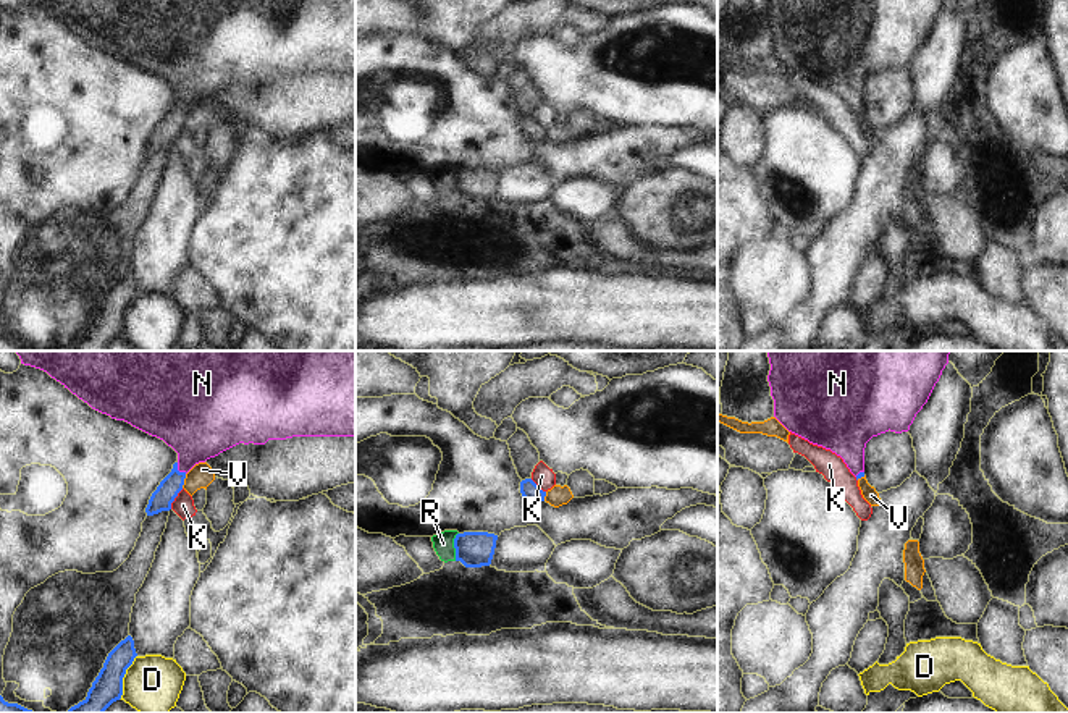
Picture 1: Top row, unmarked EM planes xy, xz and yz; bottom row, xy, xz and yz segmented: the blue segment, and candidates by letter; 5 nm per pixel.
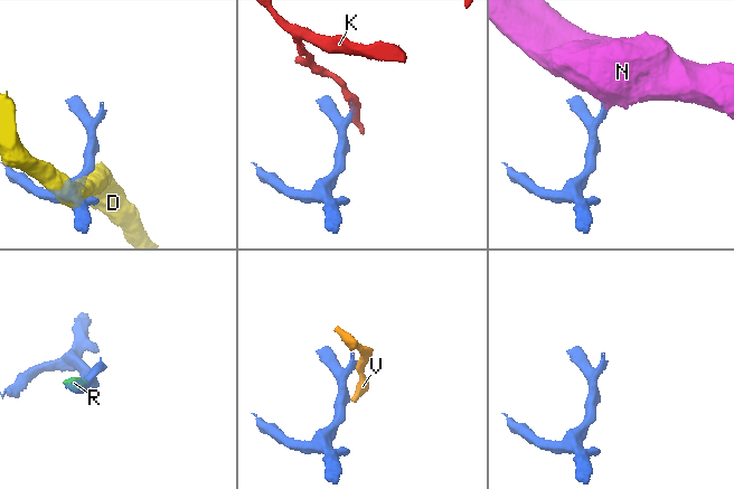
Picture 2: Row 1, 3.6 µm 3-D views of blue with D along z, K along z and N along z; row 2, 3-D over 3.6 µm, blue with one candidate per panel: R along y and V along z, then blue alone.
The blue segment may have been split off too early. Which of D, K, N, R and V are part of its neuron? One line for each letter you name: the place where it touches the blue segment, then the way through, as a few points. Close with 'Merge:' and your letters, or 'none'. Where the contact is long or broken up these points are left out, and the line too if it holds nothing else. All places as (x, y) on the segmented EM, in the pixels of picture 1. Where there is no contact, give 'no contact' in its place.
N: contact xy (178, 471); way xy (168, 489), (178, 471), (193, 448), (196, 424)
Merge: N

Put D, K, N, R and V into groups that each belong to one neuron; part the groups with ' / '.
D / K / N / R / V

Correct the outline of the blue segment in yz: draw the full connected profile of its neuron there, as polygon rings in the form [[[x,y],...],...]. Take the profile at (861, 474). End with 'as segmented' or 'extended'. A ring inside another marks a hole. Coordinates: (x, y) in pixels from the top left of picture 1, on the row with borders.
[[[767,351],[774,417],[788,432],[840,456],[858,480],[864,477],[866,443],[889,430],[910,430],[948,364],[948,354],[950,351]]]; extended

